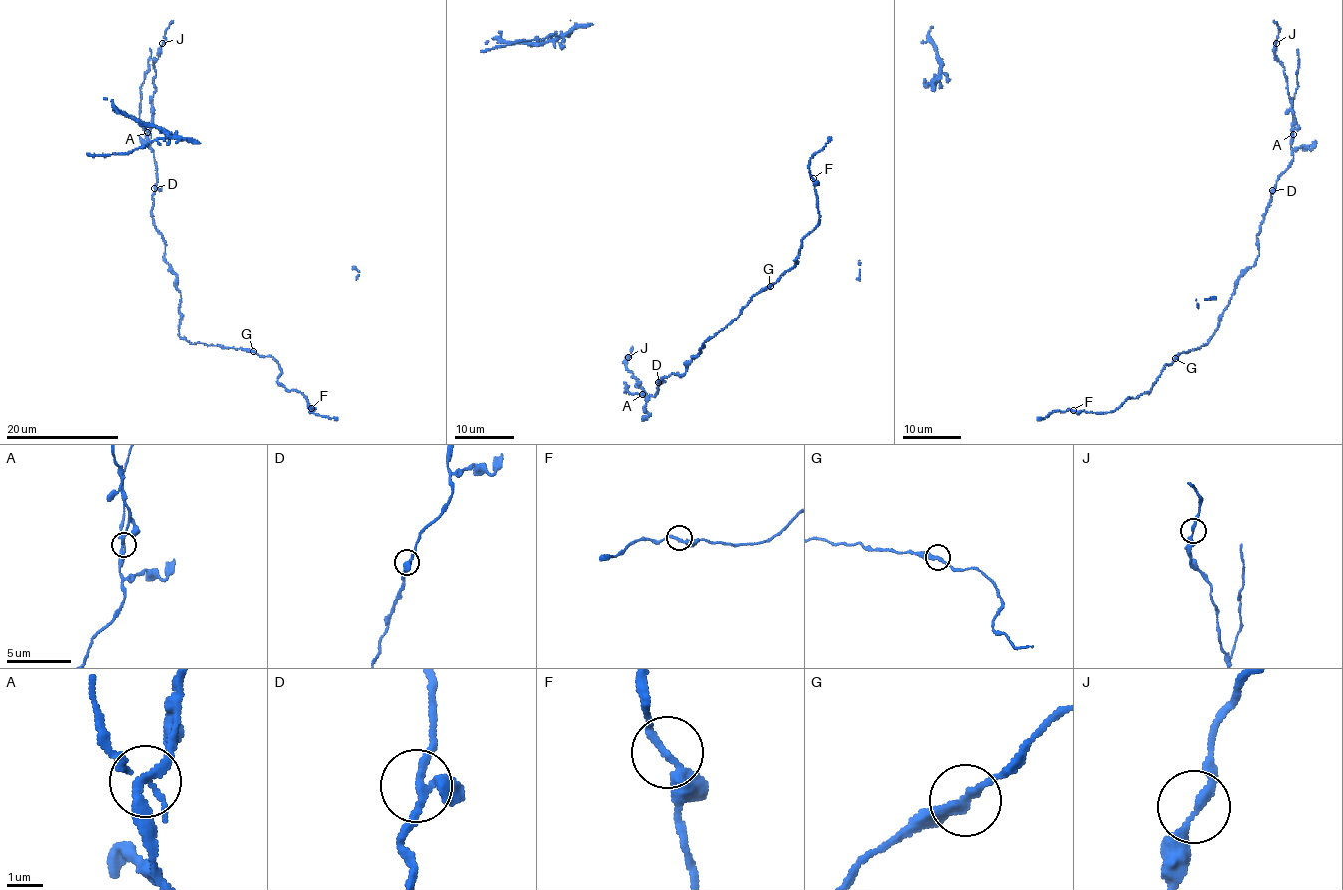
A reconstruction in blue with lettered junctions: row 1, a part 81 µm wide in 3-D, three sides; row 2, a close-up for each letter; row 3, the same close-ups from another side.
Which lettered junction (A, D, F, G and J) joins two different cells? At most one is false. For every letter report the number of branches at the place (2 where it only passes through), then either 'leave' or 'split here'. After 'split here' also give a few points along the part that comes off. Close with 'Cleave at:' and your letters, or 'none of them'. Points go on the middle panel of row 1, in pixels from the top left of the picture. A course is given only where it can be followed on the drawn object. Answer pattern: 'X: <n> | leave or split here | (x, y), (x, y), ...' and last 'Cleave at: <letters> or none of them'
A: 3 | split here | (642, 394), (624, 392), (627, 387), (623, 382)
D: 3 | leave
F: 2 | leave
G: 2 | leave
J: 2 | leave
Cleave at: A

